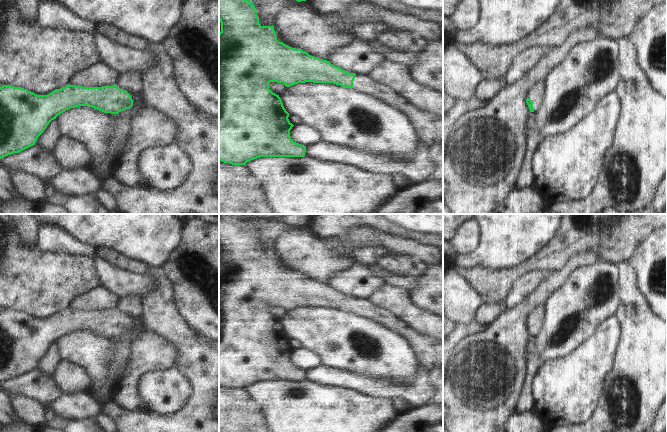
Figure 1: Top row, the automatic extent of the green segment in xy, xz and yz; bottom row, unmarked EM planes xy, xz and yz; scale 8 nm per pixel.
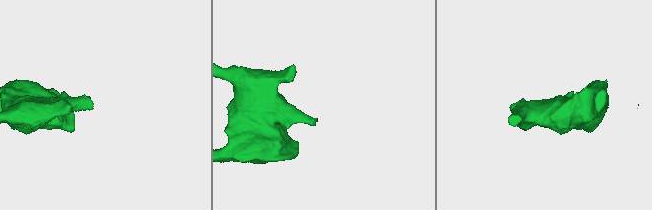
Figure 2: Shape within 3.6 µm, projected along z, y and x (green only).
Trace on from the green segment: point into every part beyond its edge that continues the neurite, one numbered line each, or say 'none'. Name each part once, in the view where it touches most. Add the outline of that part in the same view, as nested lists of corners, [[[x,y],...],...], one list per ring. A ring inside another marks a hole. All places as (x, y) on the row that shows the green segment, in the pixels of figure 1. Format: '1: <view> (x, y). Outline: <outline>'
1: yz (536, 94). Outline: [[[539,82],[530,90],[528,98],[533,101],[534,112],[536,113],[540,104],[542,103],[544,96],[545,84],[544,82]]]

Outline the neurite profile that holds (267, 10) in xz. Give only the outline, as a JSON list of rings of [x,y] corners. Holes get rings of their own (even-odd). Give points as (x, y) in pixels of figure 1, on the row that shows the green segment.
[[[249,0],[257,10],[261,26],[274,26],[276,17],[282,9],[311,8],[307,1],[296,0]]]

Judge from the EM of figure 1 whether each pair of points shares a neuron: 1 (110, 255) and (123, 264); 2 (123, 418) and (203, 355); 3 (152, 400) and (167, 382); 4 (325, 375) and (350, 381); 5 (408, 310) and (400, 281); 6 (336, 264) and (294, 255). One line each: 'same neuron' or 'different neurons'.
1: same neuron
2: same neuron
3: same neuron
4: same neuron
5: different neurons
6: same neuron

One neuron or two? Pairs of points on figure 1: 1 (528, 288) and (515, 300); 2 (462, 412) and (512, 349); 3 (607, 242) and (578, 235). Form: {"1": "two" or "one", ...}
{"1": "one", "2": "one", "3": "one"}

